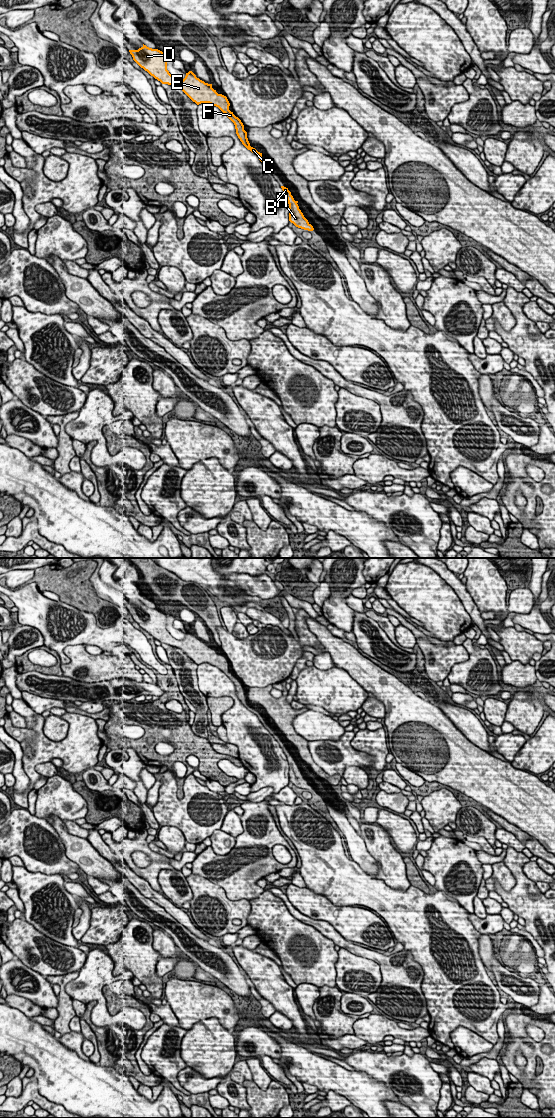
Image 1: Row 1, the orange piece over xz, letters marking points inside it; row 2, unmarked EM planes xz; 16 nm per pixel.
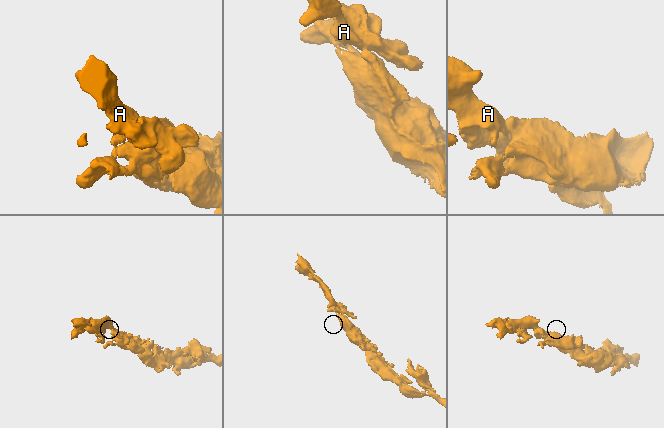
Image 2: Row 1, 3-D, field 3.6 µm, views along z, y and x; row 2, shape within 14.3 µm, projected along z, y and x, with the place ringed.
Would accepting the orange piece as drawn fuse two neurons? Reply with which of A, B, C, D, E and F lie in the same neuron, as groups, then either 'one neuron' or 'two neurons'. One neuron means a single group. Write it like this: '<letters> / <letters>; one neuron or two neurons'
A B C D E F; one neuron

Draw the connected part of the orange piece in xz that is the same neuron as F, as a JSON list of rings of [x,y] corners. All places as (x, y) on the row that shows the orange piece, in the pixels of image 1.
[[[143,44],[138,50],[129,50],[133,60],[151,76],[162,84],[168,84],[181,89],[197,105],[209,103],[218,107],[235,125],[236,134],[242,144],[254,153],[262,162],[262,153],[250,146],[247,132],[241,120],[229,110],[230,103],[226,96],[218,94],[212,84],[205,83],[189,71],[183,80],[177,80],[167,70],[167,55],[158,49],[152,49]]]

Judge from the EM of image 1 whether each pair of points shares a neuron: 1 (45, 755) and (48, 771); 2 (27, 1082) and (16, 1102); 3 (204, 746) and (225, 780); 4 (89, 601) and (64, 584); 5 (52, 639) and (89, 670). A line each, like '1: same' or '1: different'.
1: different
2: same
3: same
4: same
5: different

